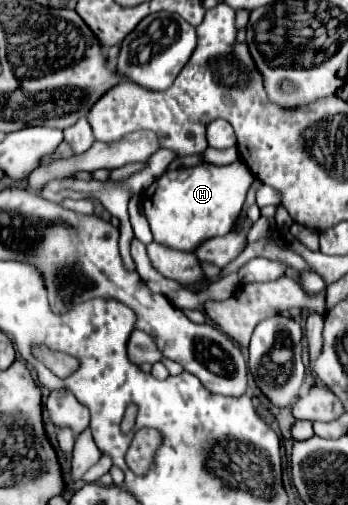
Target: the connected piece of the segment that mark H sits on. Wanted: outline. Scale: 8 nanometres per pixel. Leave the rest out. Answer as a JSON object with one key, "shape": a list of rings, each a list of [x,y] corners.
{"shape":[[[241,160],[227,166],[197,164],[163,174],[155,184],[151,184],[151,188],[147,188],[147,192],[141,194],[143,212],[149,220],[155,242],[175,250],[193,252],[201,242],[229,234],[231,226],[239,218],[245,194],[253,180],[255,176]]]}

